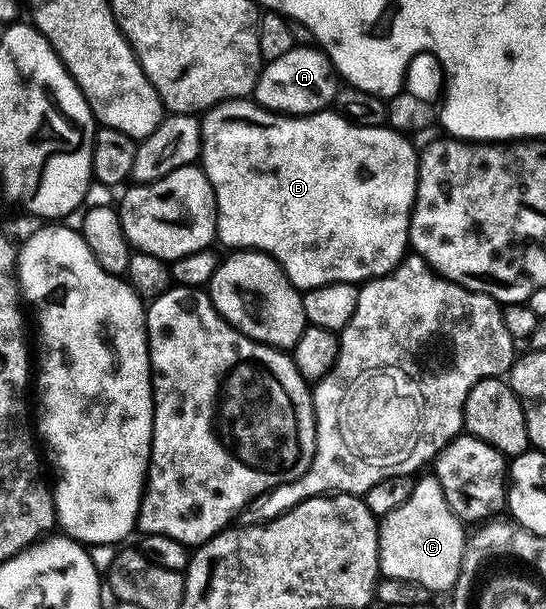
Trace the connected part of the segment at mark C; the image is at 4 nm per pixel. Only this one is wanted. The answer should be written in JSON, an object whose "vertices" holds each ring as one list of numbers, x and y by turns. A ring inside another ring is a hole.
{"vertices":[[427,477,418,479,414,484,411,496,402,505,381,516,378,528,378,565,381,574,388,579,412,581,416,585,424,585,432,593,449,592,460,573,461,557,464,553,468,534,463,520,458,518,444,497,444,489,440,489,437,479]]}

